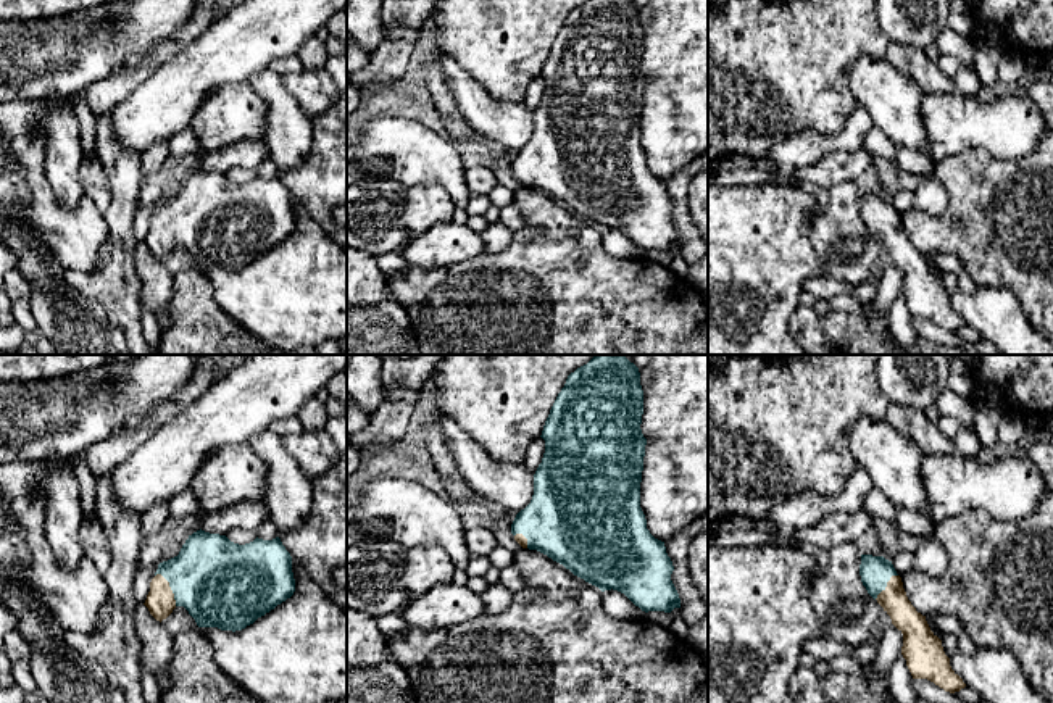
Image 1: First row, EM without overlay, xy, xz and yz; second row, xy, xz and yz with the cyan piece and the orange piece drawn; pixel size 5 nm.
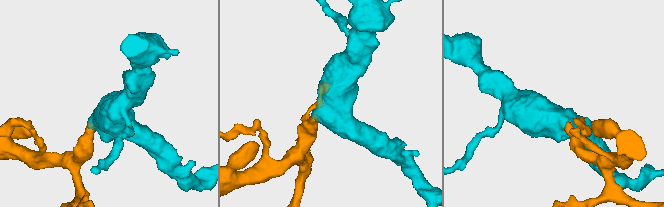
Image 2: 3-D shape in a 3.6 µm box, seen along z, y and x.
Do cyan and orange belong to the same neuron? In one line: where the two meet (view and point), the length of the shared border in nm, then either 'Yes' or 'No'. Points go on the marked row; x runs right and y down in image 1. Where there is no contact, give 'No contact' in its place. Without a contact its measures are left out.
Touches cyan at xy (171, 589). Shared border 190 nm. Yes

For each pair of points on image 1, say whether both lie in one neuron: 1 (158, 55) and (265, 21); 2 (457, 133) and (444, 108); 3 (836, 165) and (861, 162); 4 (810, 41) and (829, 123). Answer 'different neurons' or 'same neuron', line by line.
1: different neurons
2: same neuron
3: same neuron
4: same neuron

